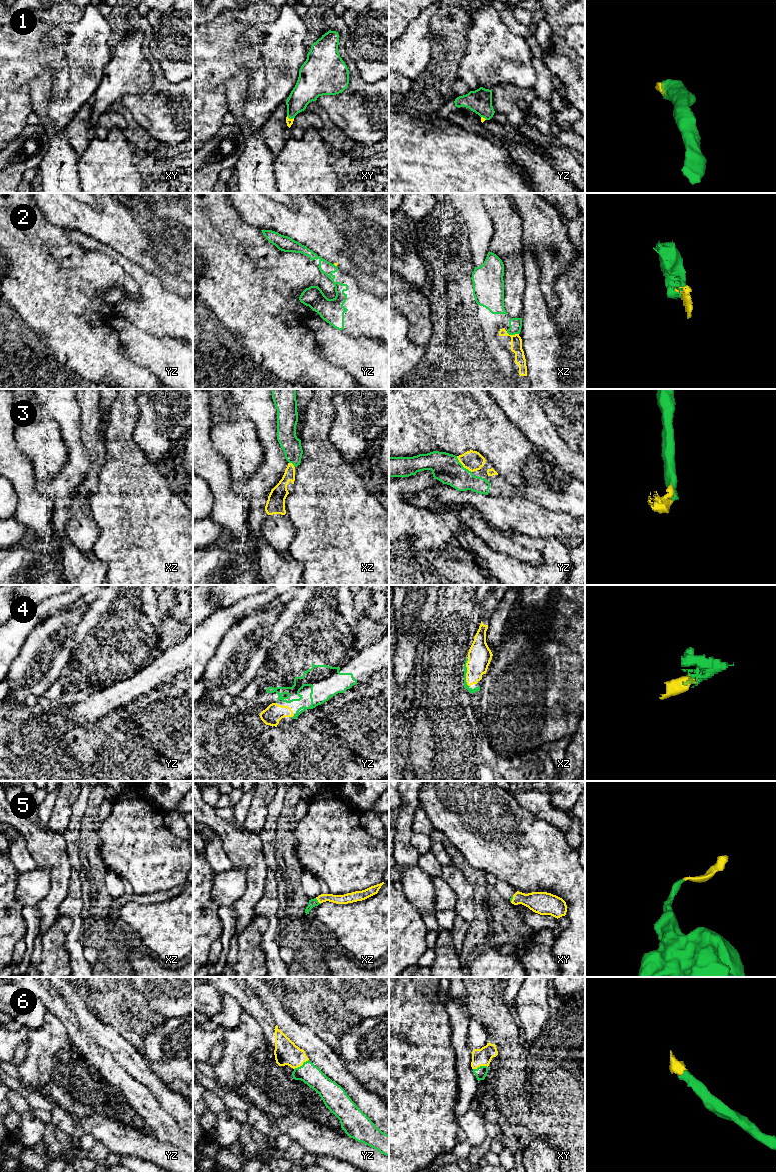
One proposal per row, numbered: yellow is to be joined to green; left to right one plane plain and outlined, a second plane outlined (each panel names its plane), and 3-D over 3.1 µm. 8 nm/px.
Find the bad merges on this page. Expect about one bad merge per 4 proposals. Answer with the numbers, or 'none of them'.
2

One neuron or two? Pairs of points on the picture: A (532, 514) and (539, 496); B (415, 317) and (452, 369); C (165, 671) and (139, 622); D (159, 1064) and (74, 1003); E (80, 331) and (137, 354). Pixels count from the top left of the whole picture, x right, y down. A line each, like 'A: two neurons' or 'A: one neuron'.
A: two neurons
B: two neurons
C: two neurons
D: two neurons
E: two neurons

